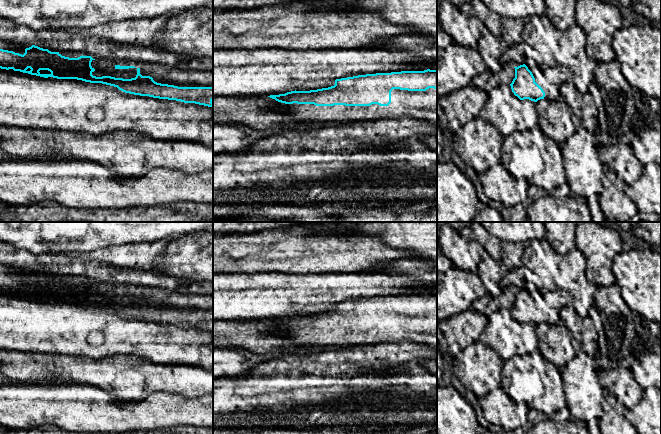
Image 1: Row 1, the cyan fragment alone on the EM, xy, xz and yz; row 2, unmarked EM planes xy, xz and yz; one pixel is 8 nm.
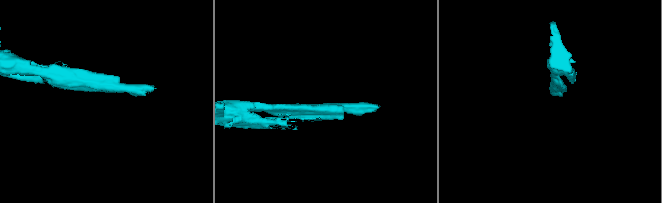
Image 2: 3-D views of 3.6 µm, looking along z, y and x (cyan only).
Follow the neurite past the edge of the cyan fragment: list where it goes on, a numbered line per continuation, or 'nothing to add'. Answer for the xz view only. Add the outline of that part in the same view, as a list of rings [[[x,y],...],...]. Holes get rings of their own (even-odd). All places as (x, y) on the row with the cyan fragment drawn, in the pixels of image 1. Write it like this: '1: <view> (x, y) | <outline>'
1: xz (403, 102) | [[[429,88],[426,91],[393,89],[391,103],[388,106],[372,104],[357,107],[370,108],[371,120],[408,117],[417,110],[437,111],[437,89]]]

